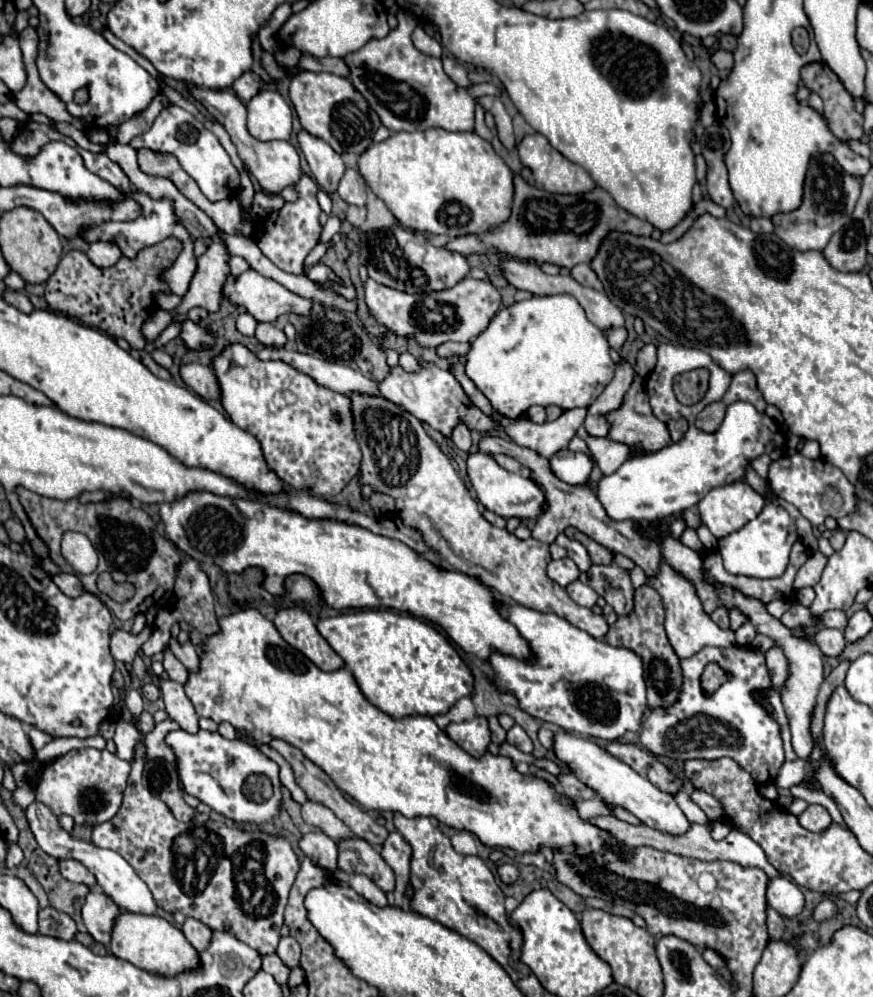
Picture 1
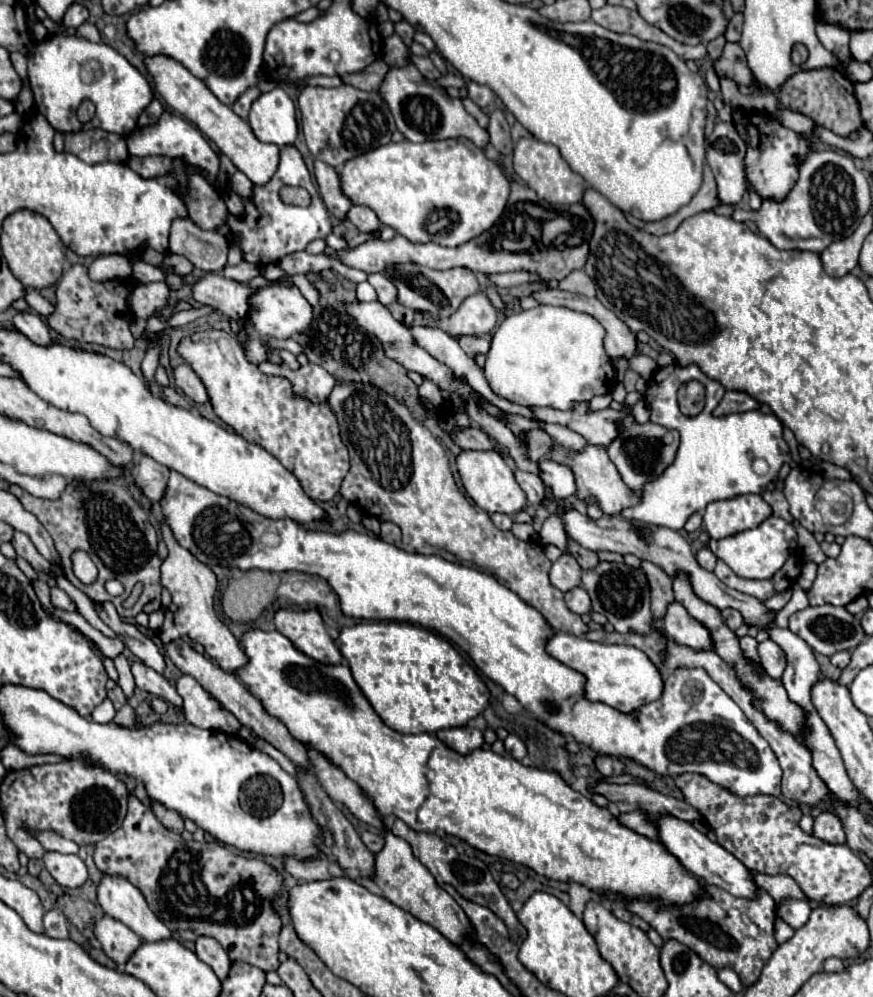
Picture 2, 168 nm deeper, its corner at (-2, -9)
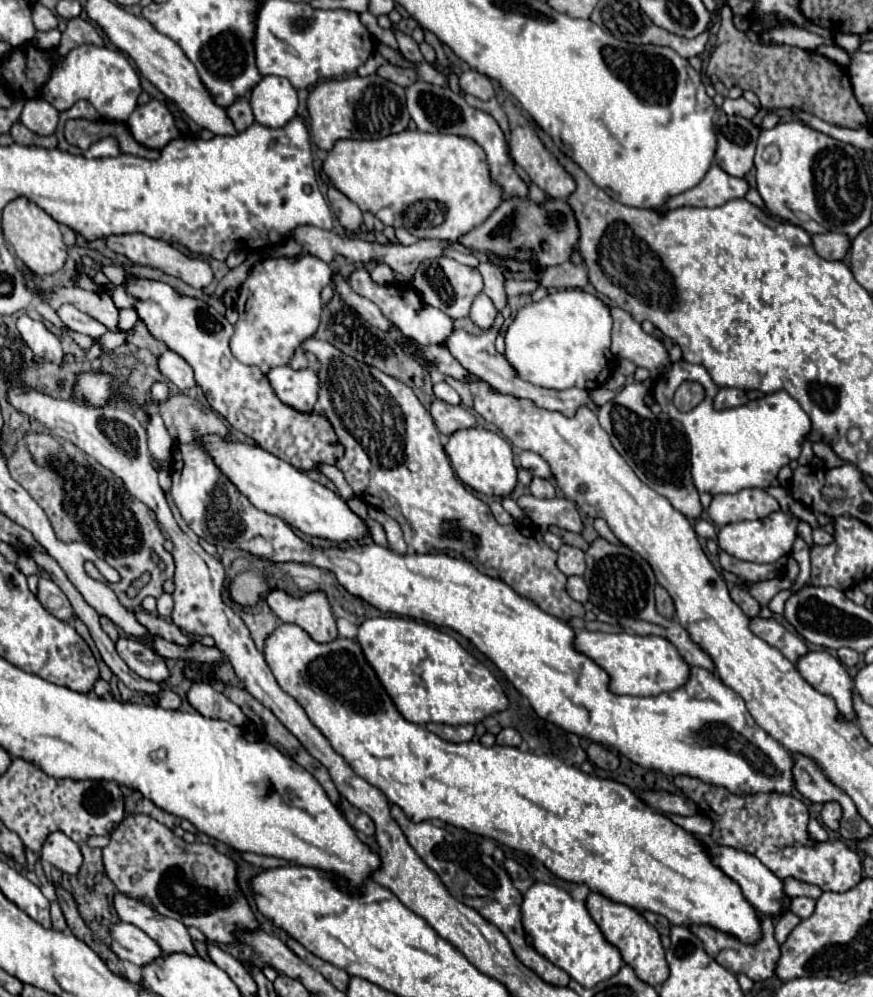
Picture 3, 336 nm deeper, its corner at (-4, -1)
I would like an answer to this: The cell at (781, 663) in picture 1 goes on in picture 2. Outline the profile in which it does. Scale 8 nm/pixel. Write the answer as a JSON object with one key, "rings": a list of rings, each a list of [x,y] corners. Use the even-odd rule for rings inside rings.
{"rings":[[[766,639],[766,641],[762,641],[758,645],[758,653],[760,653],[760,659],[762,659],[762,665],[764,665],[766,673],[772,679],[778,681],[782,677],[782,673],[784,673],[784,667],[786,667],[786,659],[784,659],[782,649],[774,641]]]}

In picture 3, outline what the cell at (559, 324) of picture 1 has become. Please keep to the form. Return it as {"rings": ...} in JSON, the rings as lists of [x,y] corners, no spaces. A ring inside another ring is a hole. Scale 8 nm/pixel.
{"rings":[[[562,289],[518,311],[510,327],[506,329],[506,359],[518,371],[518,375],[524,381],[530,381],[532,385],[548,389],[580,387],[590,391],[604,385],[604,381],[614,371],[616,359],[610,353],[610,333],[612,333],[612,315],[610,307],[604,301],[582,289]]]}

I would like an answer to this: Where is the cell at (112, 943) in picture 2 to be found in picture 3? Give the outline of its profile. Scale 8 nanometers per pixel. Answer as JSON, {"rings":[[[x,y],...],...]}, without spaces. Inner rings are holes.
{"rings":[[[116,923],[110,927],[112,931],[112,951],[138,967],[148,965],[148,961],[156,961],[156,957],[164,957],[160,945],[150,939],[142,929],[130,923]]]}

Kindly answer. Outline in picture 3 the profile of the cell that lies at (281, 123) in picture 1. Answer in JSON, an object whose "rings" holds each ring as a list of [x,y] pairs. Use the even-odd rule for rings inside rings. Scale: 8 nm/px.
{"rings":[[[266,75],[252,89],[250,107],[260,125],[284,127],[296,115],[298,95],[288,79]]]}

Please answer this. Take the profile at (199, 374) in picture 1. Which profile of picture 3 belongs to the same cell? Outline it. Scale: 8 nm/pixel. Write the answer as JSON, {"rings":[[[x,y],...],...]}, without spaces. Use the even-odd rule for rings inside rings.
{"rings":[[[164,351],[160,357],[158,357],[158,369],[160,373],[164,375],[164,379],[172,381],[178,389],[190,389],[196,385],[194,381],[194,371],[192,367],[174,351]]]}

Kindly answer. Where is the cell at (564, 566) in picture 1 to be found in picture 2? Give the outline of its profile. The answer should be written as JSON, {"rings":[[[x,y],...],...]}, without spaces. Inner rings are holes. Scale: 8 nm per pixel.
{"rings":[[[564,553],[556,563],[552,563],[550,583],[566,593],[580,585],[580,573],[582,573],[582,569],[580,569],[578,561],[572,555]]]}

